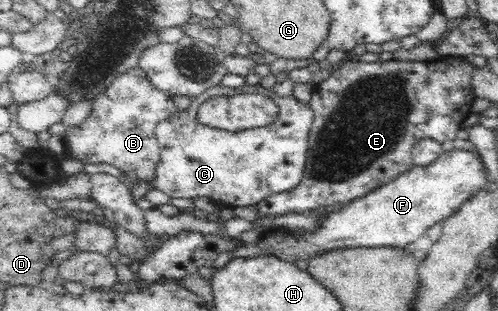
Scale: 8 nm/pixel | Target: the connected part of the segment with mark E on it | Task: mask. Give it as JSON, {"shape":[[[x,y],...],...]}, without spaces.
{"shape":[[[443,57],[432,63],[383,61],[380,58],[373,63],[357,60],[336,66],[327,80],[314,87],[308,104],[313,111],[313,120],[301,183],[290,192],[275,194],[258,202],[259,217],[345,205],[409,171],[413,166],[410,162],[412,149],[419,140],[431,138],[442,144],[457,138],[459,129],[467,125],[466,118],[473,112],[471,106],[475,97],[471,82],[473,70],[475,66],[464,57]]]}

